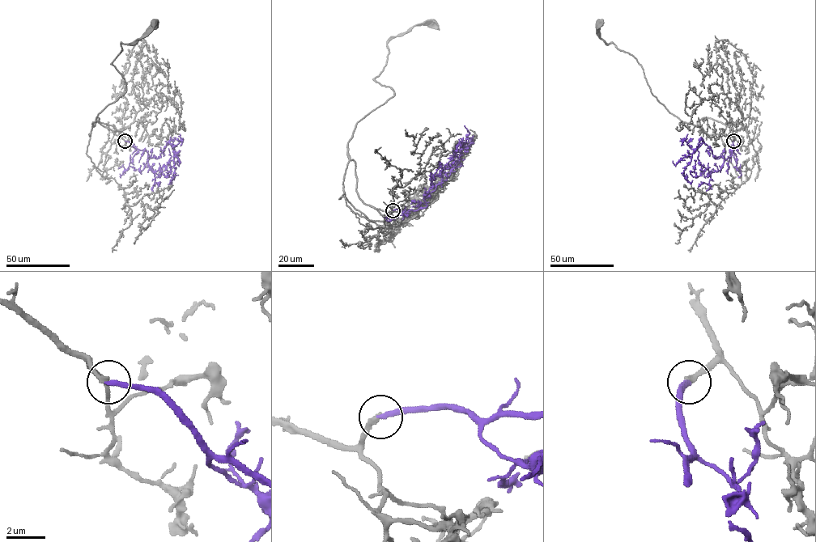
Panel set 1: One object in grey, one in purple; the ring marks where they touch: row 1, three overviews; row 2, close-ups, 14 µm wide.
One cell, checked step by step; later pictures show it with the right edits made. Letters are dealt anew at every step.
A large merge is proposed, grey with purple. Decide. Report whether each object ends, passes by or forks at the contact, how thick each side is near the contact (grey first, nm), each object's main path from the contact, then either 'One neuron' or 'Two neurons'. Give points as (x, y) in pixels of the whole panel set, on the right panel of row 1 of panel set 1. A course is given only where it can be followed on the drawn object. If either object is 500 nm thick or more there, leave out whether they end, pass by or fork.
At the ring grey ends. At the ring purple ends. Thickness 240 nm (grey) against 260 nm. Course of grey: (733, 141), (719, 121), (702, 118), (694, 125), (671, 113), (635, 58), (601, 38), (599, 23). Course of purple: (733, 141), (733, 150), (725, 159), (716, 158), (703, 142), (695, 148), (683, 173), (685, 178), (692, 180). One neuron

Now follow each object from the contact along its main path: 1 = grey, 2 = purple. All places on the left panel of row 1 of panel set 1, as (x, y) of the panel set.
1: (125, 141), (98, 118), (92, 122), (125, 91), (123, 76), (111, 64), (121, 43), (135, 42), (154, 23)
2: (125, 141), (145, 150), (147, 159), (157, 158), (168, 142), (174, 149), (175, 169), (170, 180)

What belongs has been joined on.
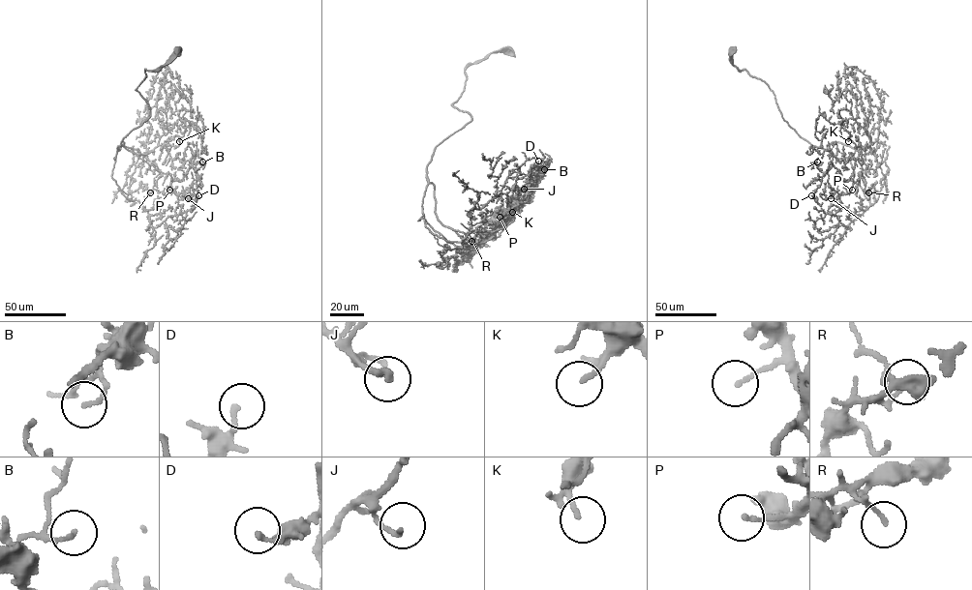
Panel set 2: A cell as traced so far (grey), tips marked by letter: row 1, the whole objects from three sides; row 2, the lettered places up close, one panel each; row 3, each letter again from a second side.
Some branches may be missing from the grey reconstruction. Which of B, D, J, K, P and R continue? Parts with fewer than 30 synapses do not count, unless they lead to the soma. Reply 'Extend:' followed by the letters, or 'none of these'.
Extend: K

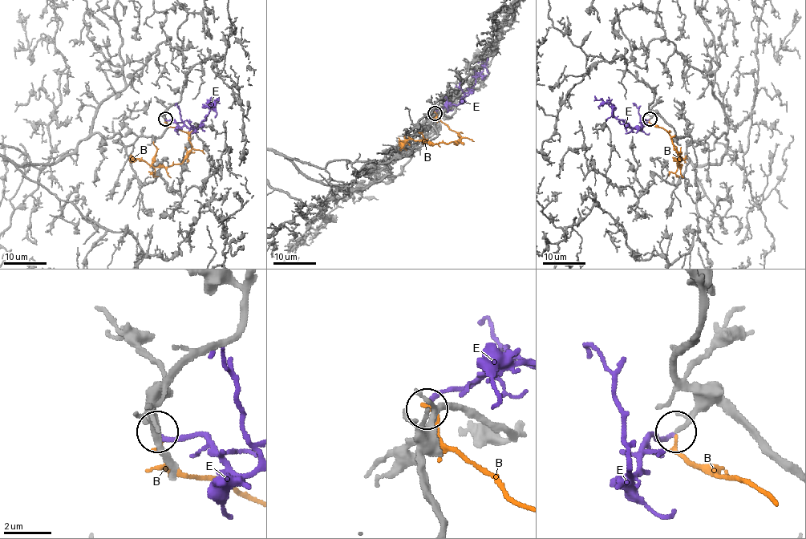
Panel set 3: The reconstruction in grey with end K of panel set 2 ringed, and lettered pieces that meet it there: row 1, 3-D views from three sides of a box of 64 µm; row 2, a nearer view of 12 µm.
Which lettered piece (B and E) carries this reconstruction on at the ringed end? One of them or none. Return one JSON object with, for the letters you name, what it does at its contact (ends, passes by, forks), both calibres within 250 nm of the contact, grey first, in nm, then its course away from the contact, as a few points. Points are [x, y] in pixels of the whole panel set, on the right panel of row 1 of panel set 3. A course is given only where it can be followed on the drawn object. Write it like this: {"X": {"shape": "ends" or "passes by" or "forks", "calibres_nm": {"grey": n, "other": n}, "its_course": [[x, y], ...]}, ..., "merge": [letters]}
{"E": {"shape": "ends", "calibres_nm": {"grey": 160, "other": 180}, "its_course": [[649, 119], [646, 119], [641, 127], [632, 127], [617, 119], [611, 108], [594, 95]]}, "merge": ["E"]}

